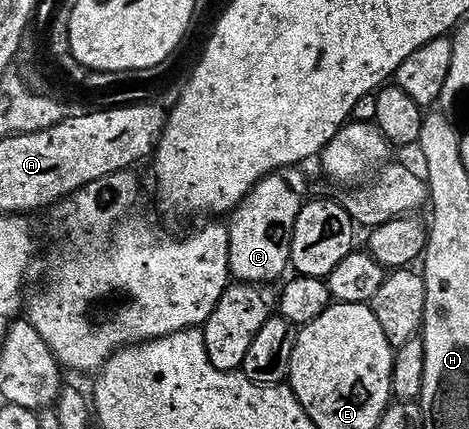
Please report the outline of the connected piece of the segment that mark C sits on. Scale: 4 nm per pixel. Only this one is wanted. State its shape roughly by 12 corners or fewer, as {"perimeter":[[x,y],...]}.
{"perimeter":[[301,168],[261,178],[236,211],[229,269],[241,284],[291,266],[310,197]]}

